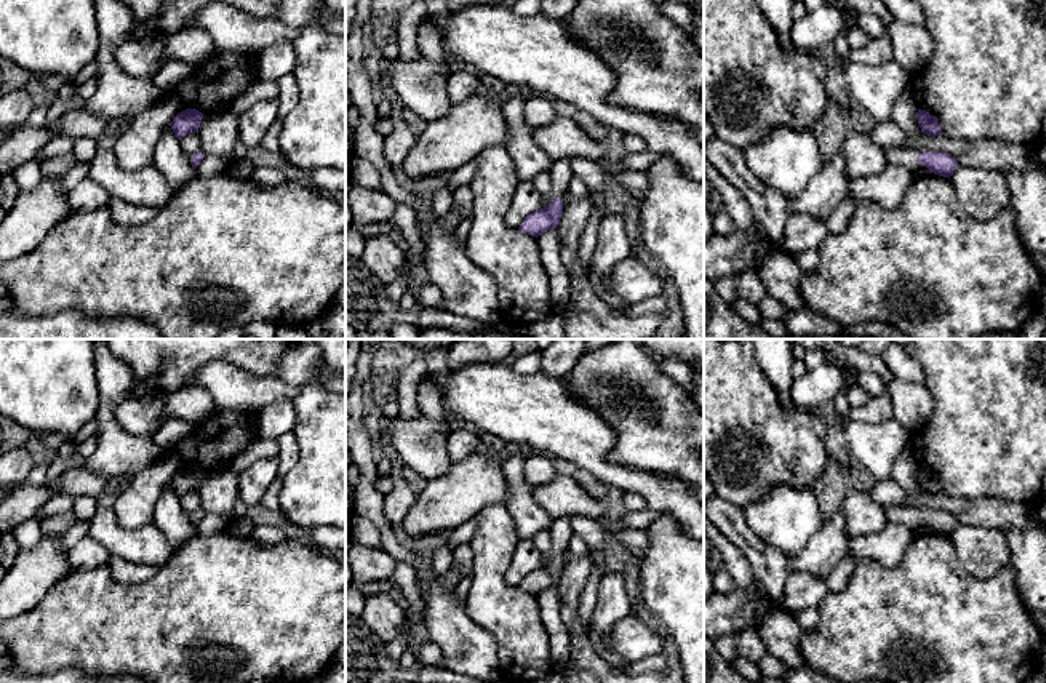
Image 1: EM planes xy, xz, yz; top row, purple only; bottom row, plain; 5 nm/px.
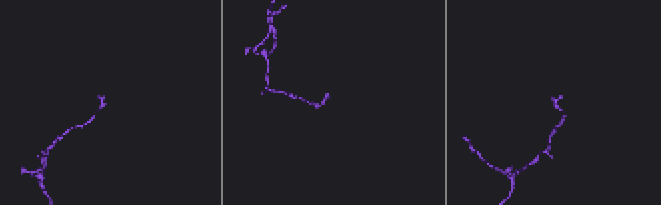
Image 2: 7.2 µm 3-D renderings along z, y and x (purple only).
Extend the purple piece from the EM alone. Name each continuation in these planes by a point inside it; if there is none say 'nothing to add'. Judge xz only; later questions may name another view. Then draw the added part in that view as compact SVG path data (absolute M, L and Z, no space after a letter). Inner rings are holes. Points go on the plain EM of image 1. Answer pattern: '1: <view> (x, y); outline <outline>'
1: xz (560, 531); outline M561 517L561 518L553 520L553 525L550 526L549 531L552 537L553 553L563 558L569 545L569 539L573 536L571 517Z

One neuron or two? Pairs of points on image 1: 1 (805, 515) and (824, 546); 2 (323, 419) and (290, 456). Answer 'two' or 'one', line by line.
1: two
2: two

